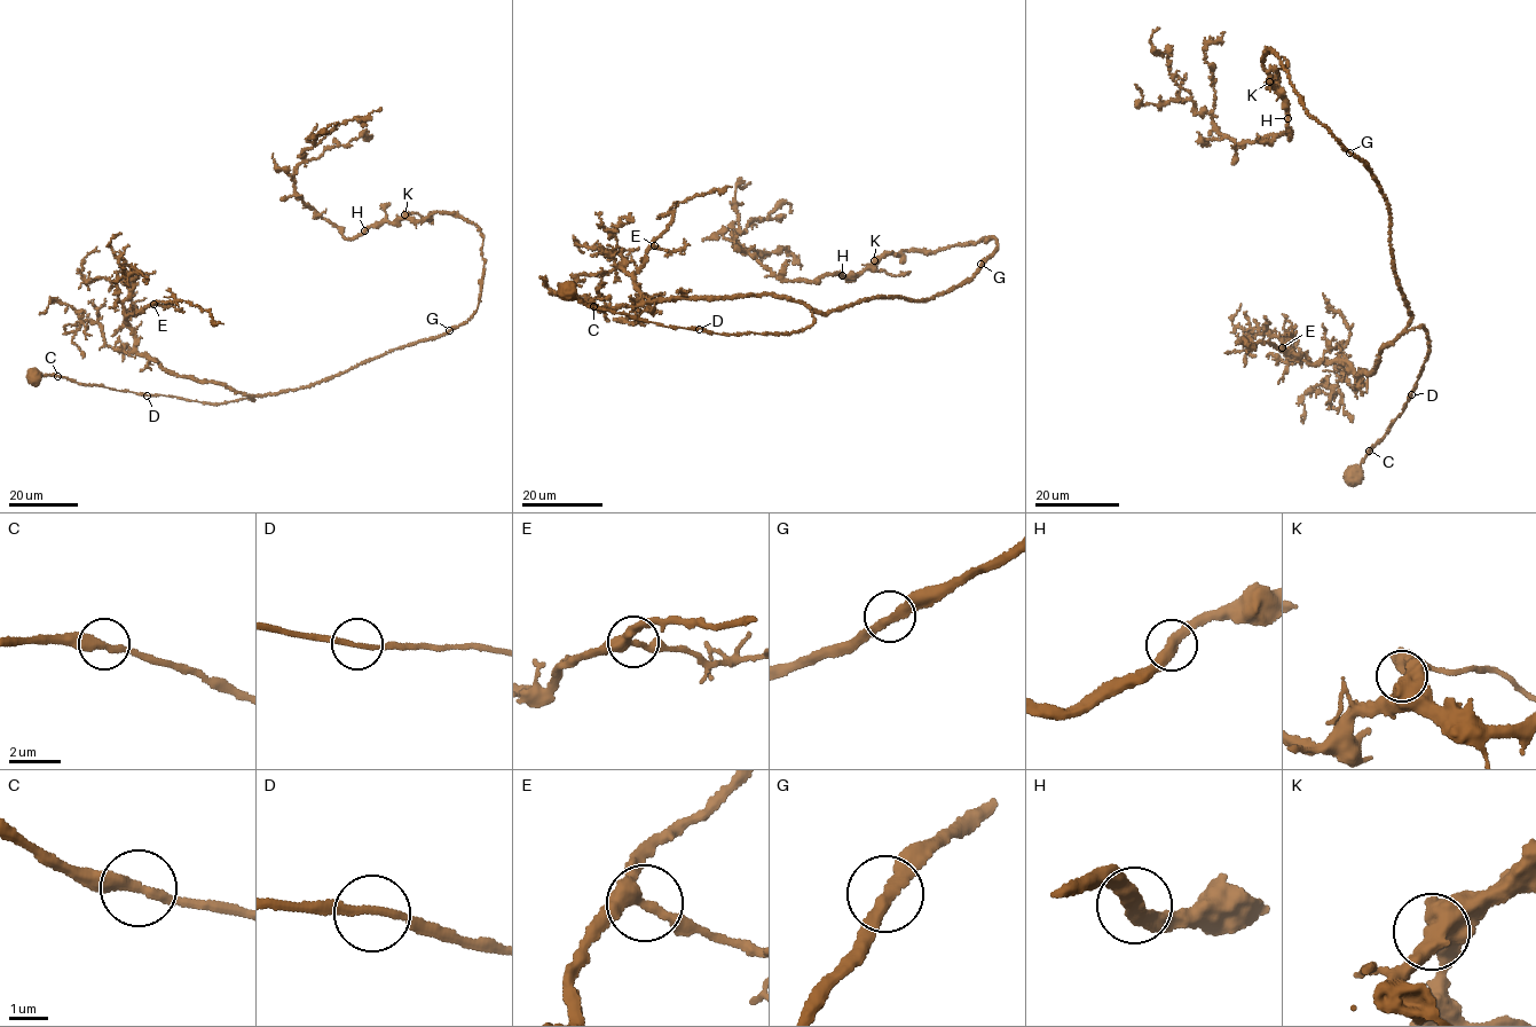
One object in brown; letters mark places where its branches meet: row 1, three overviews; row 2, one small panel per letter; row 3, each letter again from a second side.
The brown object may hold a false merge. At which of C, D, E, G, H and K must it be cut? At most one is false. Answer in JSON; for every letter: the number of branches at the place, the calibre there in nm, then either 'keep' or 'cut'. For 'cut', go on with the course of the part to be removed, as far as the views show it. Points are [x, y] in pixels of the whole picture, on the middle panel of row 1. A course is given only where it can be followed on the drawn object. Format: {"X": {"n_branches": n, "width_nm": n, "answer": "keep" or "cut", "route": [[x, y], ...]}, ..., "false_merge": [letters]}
{"C": {"n_branches": 2, "width_nm": 320, "answer": "keep"}, "D": {"n_branches": 2, "width_nm": 180, "answer": "keep"}, "E": {"n_branches": 3, "width_nm": 280, "answer": "keep"}, "G": {"n_branches": 2, "width_nm": 280, "answer": "keep"}, "H": {"n_branches": 2, "width_nm": 380, "answer": "keep"}, "K": {"n_branches": 2, "width_nm": 600, "answer": "keep"}, "false_merge": []}

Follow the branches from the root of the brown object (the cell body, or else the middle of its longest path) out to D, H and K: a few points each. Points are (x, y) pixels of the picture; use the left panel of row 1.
D: (32, 375), (61, 376), (76, 383), (147, 396)
H: (32, 375), (206, 404), (253, 400), (433, 338), (475, 312), (483, 266), (475, 225), (435, 211), (364, 229)
K: (32, 375), (221, 404), (305, 389), (433, 338), (477, 311), (483, 238), (450, 213), (418, 221), (404, 214)

